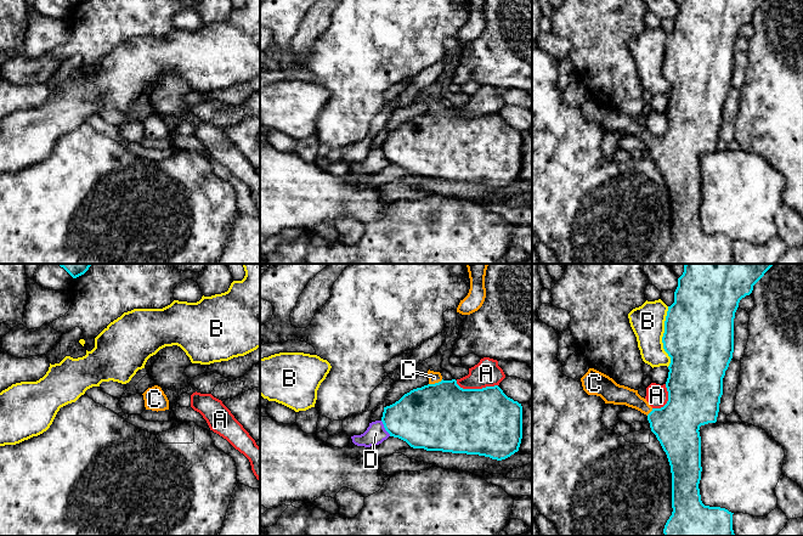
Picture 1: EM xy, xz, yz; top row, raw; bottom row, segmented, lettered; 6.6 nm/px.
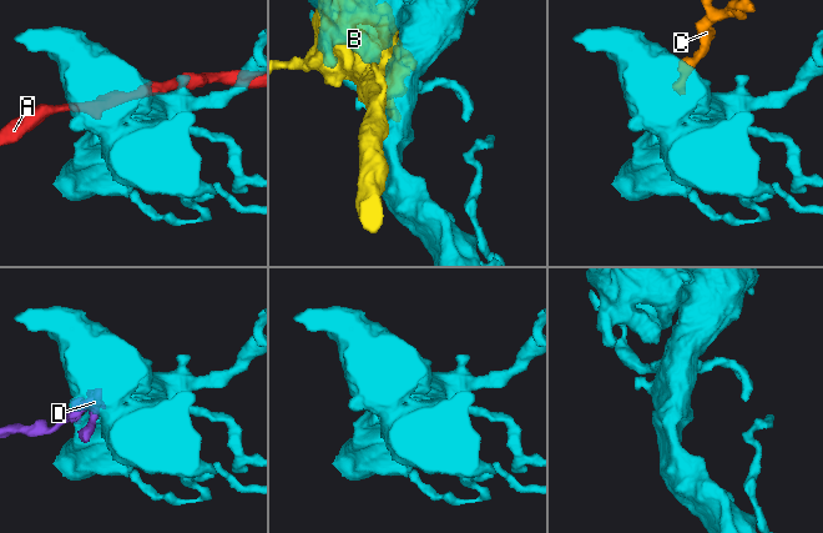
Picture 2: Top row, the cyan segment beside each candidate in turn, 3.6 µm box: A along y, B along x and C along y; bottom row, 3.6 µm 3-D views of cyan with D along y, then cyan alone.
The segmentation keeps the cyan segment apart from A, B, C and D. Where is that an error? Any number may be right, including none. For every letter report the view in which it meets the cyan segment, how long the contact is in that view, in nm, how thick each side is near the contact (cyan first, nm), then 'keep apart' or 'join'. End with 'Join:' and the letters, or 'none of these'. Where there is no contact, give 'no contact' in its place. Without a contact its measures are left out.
A: xz | 280 nm | 440/180 nm | keep apart
B: yz | 400 nm | 460/220 nm | keep apart
C: xz | 100 nm | 460/80 nm | join
D: xz | 120 nm | 380/140 nm | keep apart
Join: C

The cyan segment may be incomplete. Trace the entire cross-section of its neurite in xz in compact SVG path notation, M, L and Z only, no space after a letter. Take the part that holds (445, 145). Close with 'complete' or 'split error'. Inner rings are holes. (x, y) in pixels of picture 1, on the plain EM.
M428 98L429 112L422 115L417 115L405 122L398 129L395 131L384 135L381 149L384 152L385 158L390 162L390 164L398 165L406 169L413 176L424 176L426 179L442 179L442 180L452 180L452 181L466 181L466 182L479 182L490 185L492 187L502 188L515 180L519 179L521 167L522 167L522 134L518 129L508 125L503 118L498 114L486 114L482 117L463 117L457 112L456 107L443 108L440 100Z; split error

